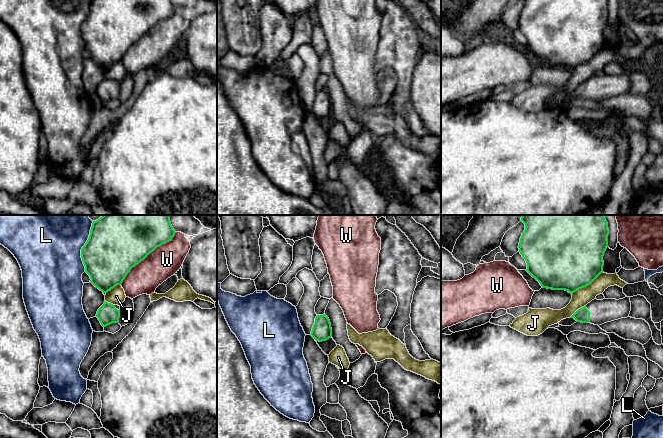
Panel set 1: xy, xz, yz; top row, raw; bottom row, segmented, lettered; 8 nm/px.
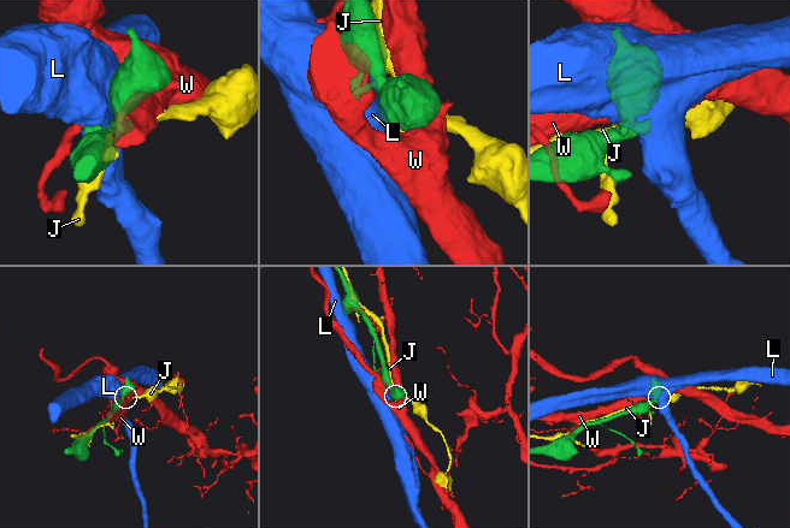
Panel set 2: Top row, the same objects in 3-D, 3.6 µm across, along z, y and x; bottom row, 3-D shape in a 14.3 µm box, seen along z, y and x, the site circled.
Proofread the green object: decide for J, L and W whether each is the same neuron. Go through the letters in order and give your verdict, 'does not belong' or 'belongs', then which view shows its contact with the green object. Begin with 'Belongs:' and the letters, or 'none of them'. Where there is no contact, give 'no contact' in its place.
Belongs: none of them
J: does not belong; meets green in yz
L: does not belong; meets green in xy
W: does not belong; meets green in xy

